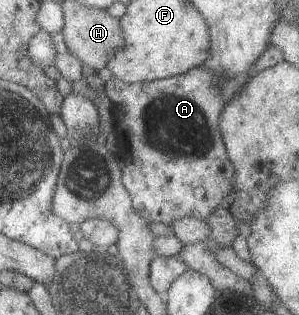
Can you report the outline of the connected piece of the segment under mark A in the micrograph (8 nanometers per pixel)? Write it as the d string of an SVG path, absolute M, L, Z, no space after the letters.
M200 66L188 73L153 82L128 84L114 76L107 82L106 90L109 96L112 97L112 101L116 103L116 115L118 115L118 119L120 119L120 135L126 135L124 141L128 141L127 145L124 144L119 147L119 155L126 163L123 168L125 173L125 184L127 188L131 190L136 209L140 212L140 215L142 215L143 218L147 218L148 221L170 225L186 217L208 220L220 209L222 201L224 201L228 195L231 196L231 193L234 191L237 180L237 167L235 161L229 154L227 141L225 140L225 135L221 126L222 116L228 104L227 99L221 92L222 80L223 78L220 78L219 75L212 70Z

